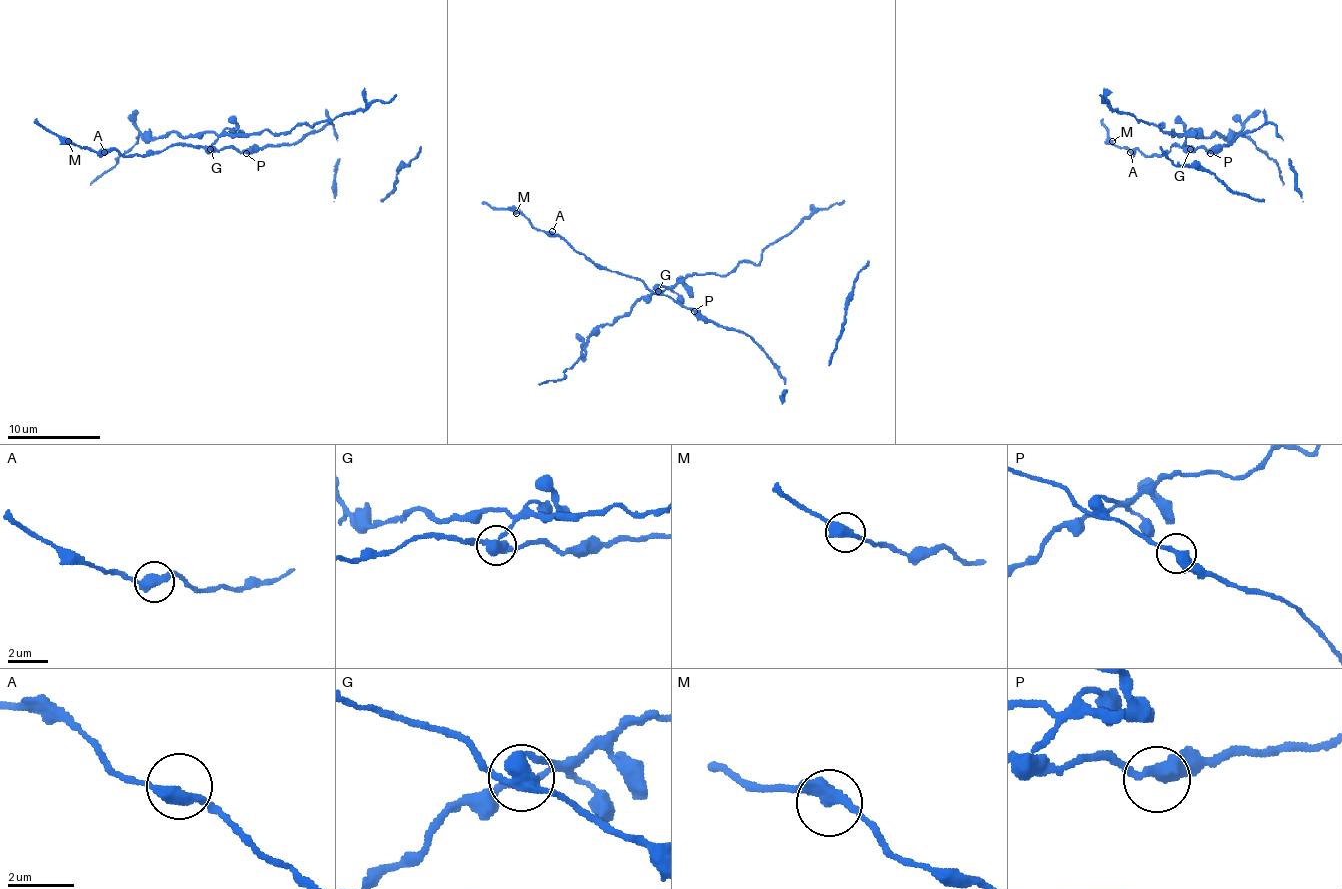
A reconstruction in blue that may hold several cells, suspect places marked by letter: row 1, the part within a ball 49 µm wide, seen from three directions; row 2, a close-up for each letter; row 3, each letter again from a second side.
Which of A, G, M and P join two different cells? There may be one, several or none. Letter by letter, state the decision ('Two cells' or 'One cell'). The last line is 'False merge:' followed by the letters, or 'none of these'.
A: One cell
G: Two cells
M: One cell
P: One cell
False merge: G

